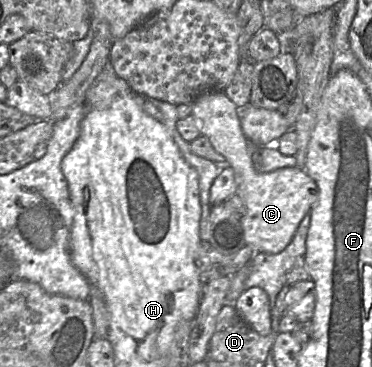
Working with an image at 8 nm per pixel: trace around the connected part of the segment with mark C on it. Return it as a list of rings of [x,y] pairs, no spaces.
[[[208,91],[199,95],[192,103],[191,116],[196,120],[201,136],[209,140],[234,171],[237,194],[245,206],[241,224],[246,245],[261,253],[276,254],[285,249],[317,200],[316,183],[298,167],[259,173],[253,166],[251,143],[242,132],[237,107],[224,91]]]

